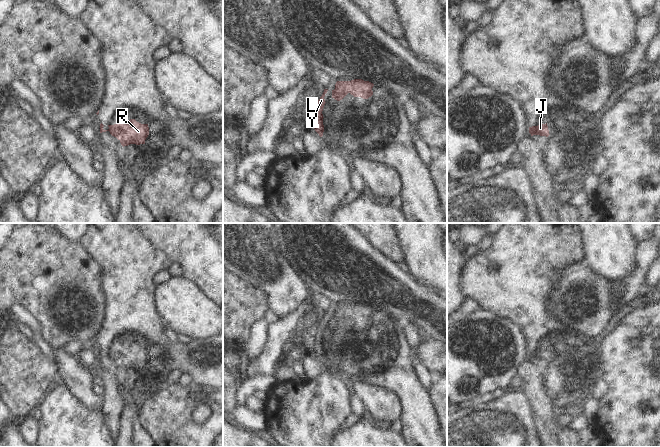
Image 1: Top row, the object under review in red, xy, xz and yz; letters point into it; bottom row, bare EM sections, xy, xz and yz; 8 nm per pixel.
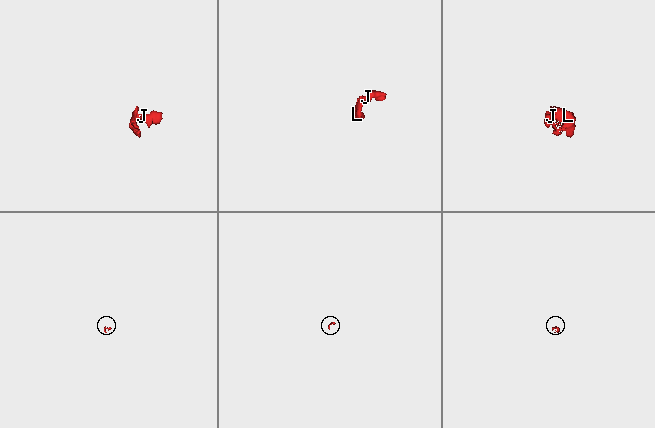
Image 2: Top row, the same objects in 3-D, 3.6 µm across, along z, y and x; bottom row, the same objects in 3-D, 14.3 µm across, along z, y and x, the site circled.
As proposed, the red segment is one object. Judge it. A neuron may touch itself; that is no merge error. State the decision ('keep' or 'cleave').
cleave

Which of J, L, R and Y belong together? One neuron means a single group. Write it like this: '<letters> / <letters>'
J R / L Y

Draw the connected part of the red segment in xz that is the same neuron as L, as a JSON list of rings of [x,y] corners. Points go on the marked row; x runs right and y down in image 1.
[[[324,89],[324,92],[322,94],[322,96],[320,97],[320,99],[318,100],[318,103],[316,105],[316,112],[315,112],[315,120],[314,120],[314,129],[315,131],[319,134],[320,137],[323,136],[323,132],[324,132],[324,125],[323,125],[323,108],[325,105],[325,94],[327,93],[328,89]]]

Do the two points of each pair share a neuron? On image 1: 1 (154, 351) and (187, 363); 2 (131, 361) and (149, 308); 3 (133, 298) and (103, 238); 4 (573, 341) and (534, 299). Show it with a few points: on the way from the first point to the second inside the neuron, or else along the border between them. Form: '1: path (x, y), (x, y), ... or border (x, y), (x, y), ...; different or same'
1: border (168, 341), (166, 355), (173, 369); different
2: path (131, 348), (138, 341), (140, 321); same
3: path (130, 283), (130, 265), (118, 253); same
4: border (561, 331), (565, 332); different

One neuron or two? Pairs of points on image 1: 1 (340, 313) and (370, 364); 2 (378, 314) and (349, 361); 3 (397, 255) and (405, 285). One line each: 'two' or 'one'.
1: one
2: one
3: two

